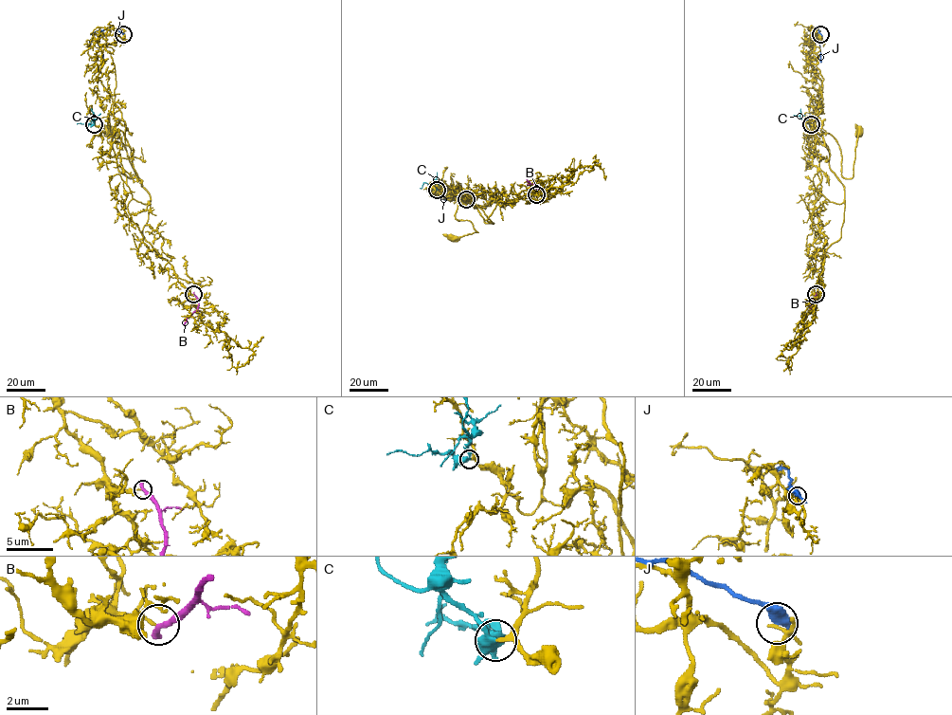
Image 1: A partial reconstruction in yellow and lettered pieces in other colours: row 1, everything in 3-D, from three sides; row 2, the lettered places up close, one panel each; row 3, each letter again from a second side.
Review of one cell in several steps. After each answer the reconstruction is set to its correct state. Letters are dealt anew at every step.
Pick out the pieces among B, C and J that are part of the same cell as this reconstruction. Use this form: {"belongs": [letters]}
{"belongs": ["C"]}

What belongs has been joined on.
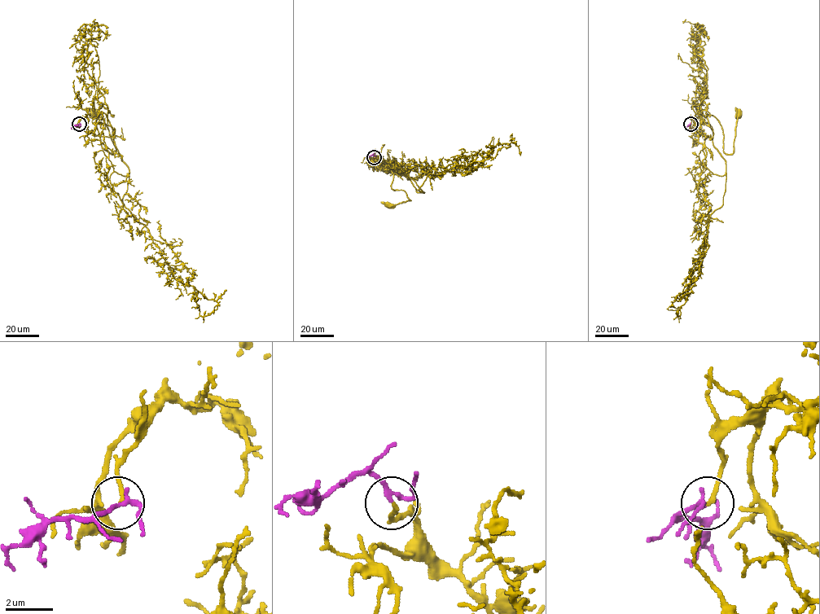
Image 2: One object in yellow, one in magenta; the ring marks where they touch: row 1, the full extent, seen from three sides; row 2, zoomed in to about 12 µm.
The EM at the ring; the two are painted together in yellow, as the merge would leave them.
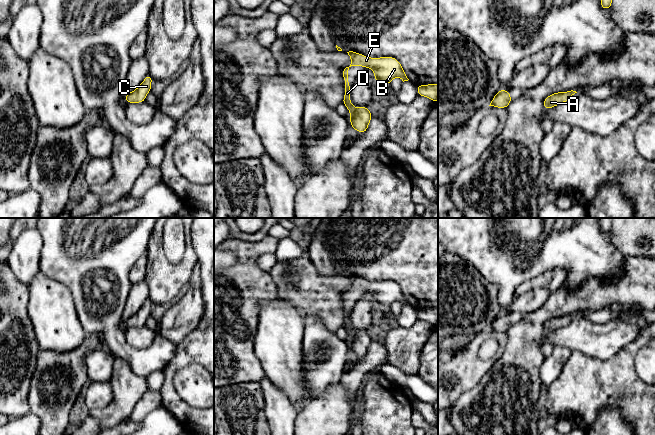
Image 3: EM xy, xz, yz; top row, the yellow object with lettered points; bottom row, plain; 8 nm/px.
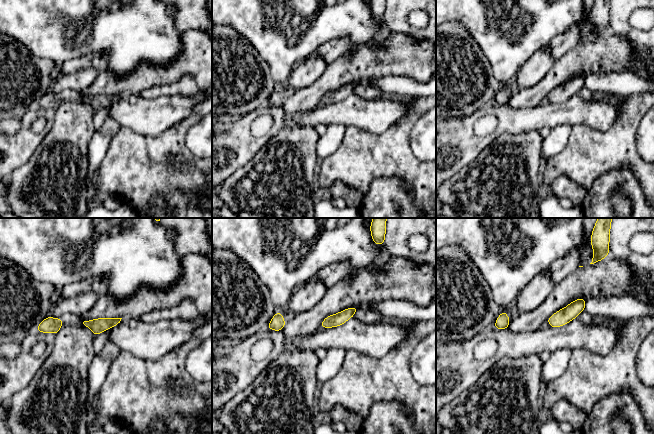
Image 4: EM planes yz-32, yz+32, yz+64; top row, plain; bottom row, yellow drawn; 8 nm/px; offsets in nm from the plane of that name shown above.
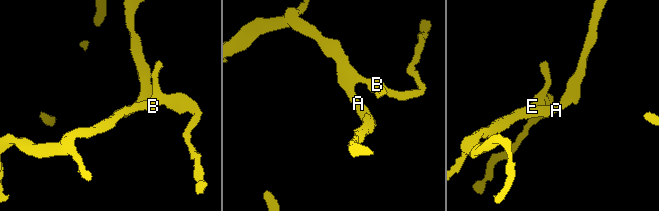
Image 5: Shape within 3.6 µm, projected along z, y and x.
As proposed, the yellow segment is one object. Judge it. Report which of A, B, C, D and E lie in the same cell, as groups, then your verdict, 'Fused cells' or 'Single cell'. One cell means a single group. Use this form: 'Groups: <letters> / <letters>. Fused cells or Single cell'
Groups: A B C D E. Single cell

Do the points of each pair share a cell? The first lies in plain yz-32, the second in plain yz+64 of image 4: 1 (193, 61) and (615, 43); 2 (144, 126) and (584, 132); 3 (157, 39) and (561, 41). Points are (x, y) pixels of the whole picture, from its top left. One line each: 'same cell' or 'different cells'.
1: same cell
2: different cells
3: different cells

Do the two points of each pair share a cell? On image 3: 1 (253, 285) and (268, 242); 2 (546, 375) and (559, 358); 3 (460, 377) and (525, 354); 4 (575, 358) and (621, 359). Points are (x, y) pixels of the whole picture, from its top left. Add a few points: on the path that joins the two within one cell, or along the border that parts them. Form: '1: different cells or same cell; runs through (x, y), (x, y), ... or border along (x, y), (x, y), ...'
1: same cell; runs through (252, 274), (252, 257), (257, 252)
2: same cell; runs through (549, 371), (555, 362)
3: different cells; border along (505, 347), (502, 355), (476, 384)
4: same cell; runs through (586, 366), (610, 366)

